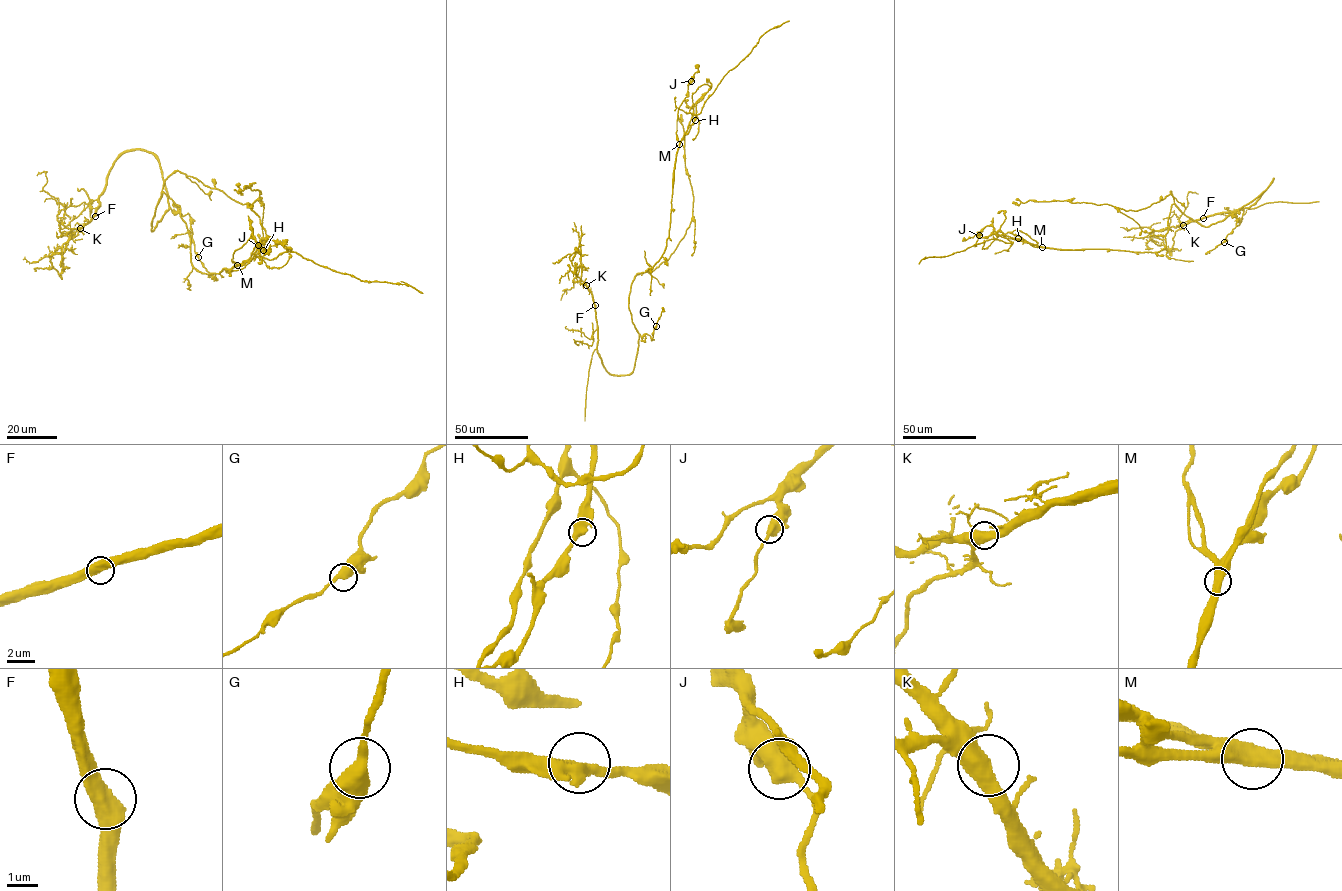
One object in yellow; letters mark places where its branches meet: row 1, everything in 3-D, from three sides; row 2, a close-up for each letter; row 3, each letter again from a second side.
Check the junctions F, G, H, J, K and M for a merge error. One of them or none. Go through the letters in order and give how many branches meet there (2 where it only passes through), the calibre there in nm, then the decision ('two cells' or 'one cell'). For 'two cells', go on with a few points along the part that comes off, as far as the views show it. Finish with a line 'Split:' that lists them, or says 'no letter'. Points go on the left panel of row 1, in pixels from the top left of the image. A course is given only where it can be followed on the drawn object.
F: 2 | 550 nm | one cell
G: 2 | 500 nm | one cell
H: 2 | 550 nm | one cell
J: 2 | 500 nm | one cell
K: 2 | 500 nm | one cell
M: 2 | 550 nm | two cells | (237, 265), (260, 240), (257, 256), (270, 260), (295, 252), (360, 280), (408, 284), (423, 293)
Split: M

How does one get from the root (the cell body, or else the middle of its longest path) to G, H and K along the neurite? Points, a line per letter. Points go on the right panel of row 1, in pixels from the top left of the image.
G: (1168, 226), (1173, 204), (1205, 226), (1233, 213), (1231, 217), (1235, 216), (1237, 222), (1224, 242)
H: (1168, 226), (1165, 246), (1155, 252), (1058, 249), (1018, 238)
K: (1168, 226), (1173, 204), (1186, 216), (1208, 226), (1251, 202), (1273, 178), (1248, 207), (1215, 213), (1183, 225)

